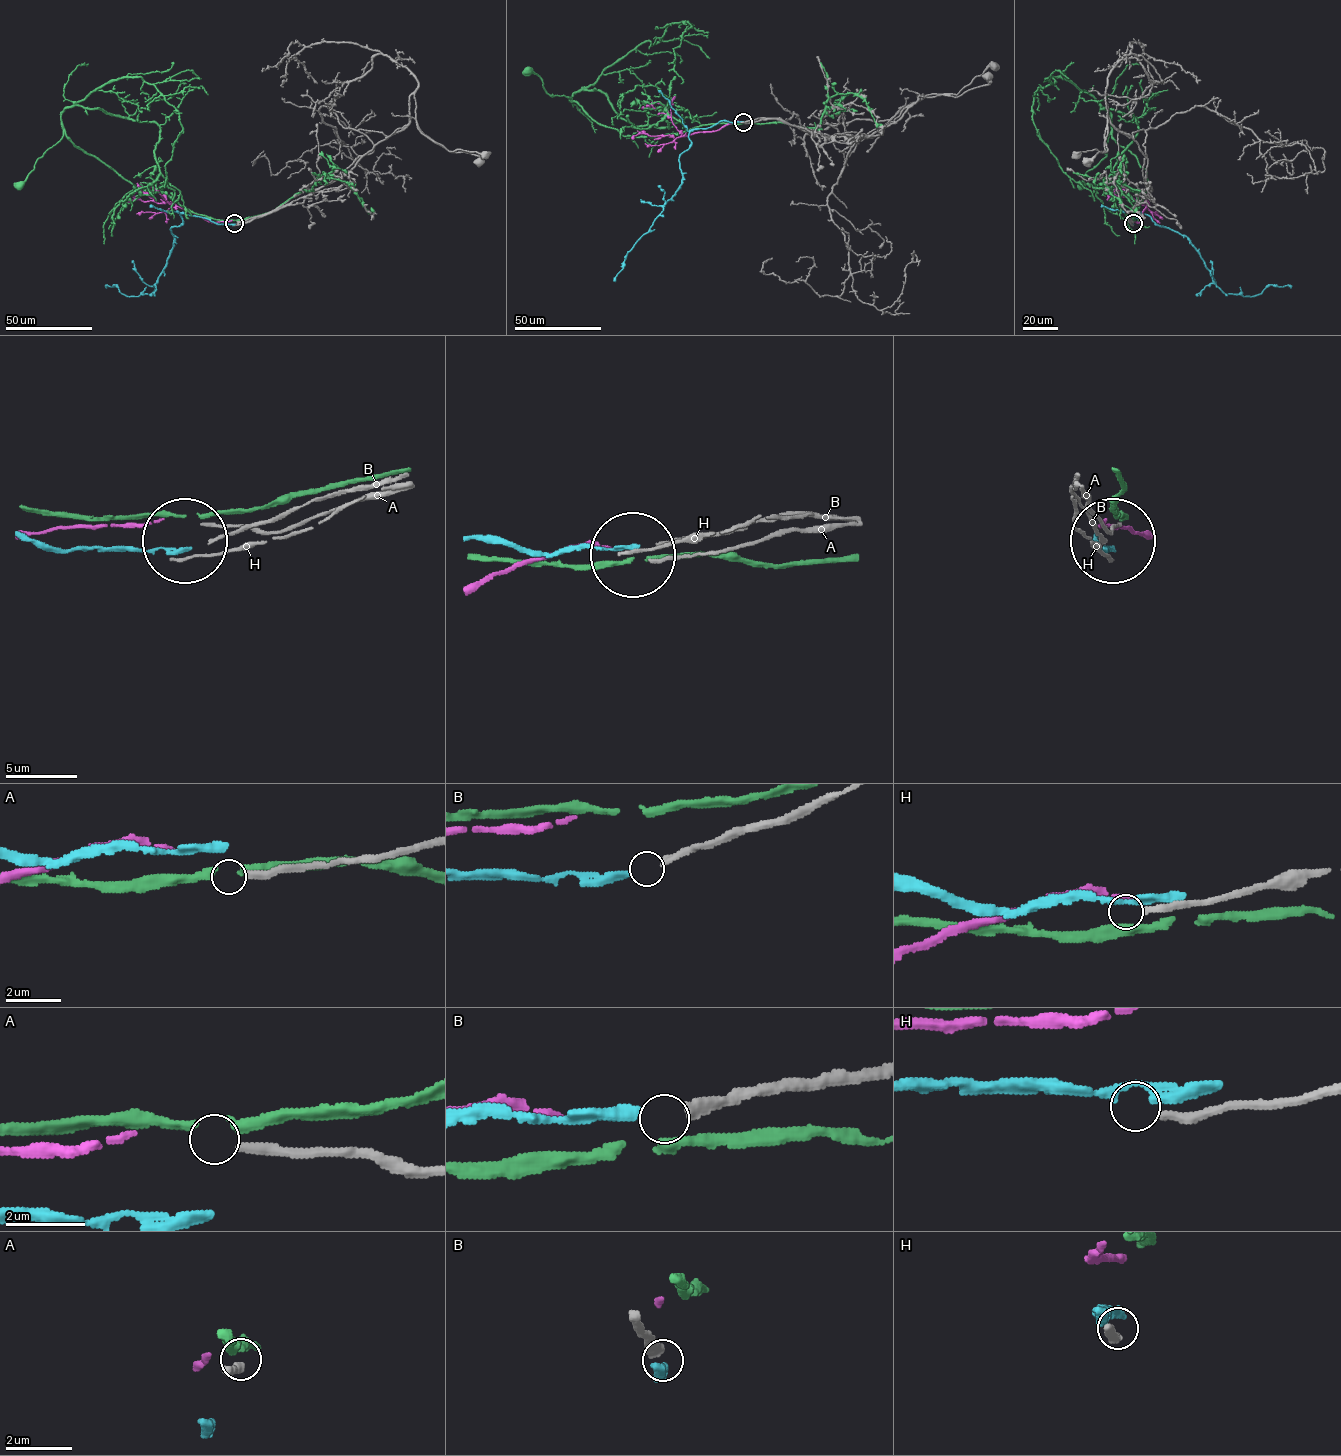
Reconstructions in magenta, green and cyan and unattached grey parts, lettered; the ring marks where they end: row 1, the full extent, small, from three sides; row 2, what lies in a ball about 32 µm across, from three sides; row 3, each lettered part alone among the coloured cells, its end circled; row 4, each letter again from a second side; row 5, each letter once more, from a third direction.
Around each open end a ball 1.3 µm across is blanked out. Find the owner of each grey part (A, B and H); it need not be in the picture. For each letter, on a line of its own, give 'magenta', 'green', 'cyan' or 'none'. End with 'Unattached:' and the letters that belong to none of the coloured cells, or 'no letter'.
A: none
B: none
H: none
Unattached: A, B, H

